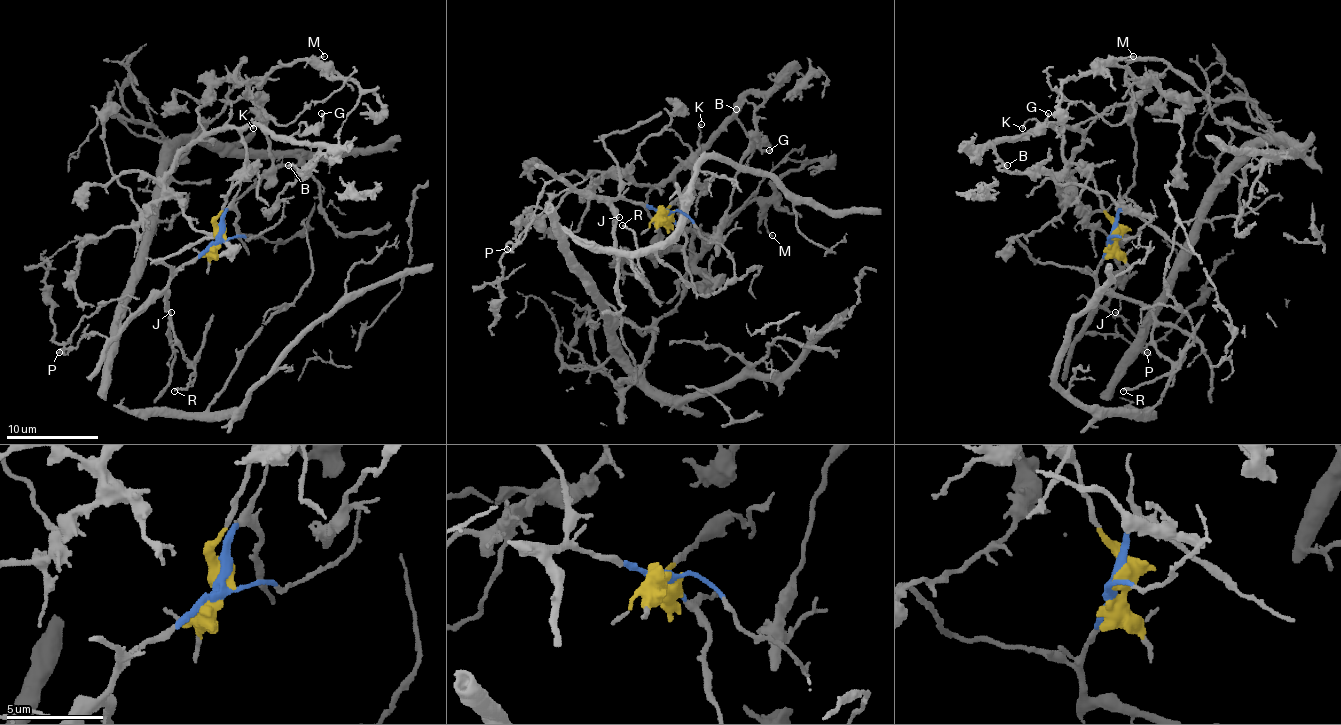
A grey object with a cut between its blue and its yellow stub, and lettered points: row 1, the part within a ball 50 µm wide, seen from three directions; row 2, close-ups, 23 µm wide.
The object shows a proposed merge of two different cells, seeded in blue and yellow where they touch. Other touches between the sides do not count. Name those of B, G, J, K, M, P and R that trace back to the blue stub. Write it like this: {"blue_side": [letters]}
{"blue_side": ["J", "P", "R"]}

